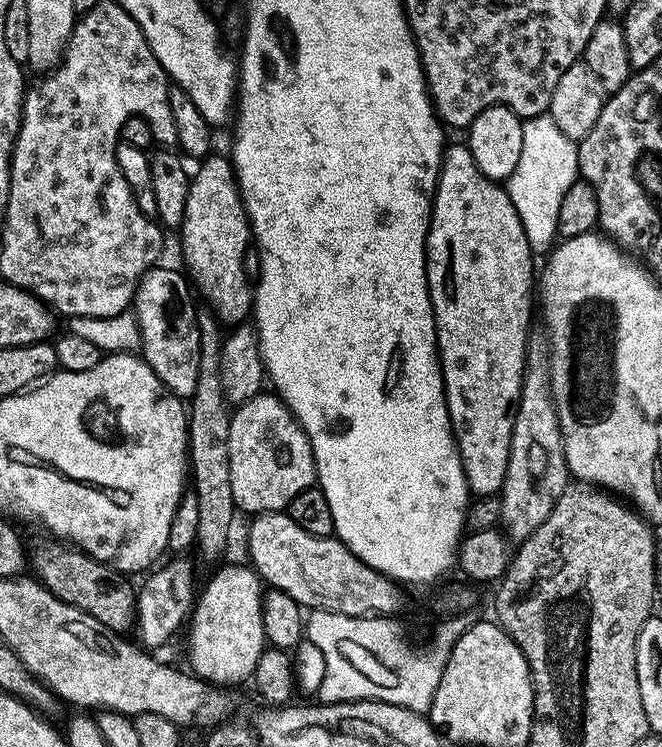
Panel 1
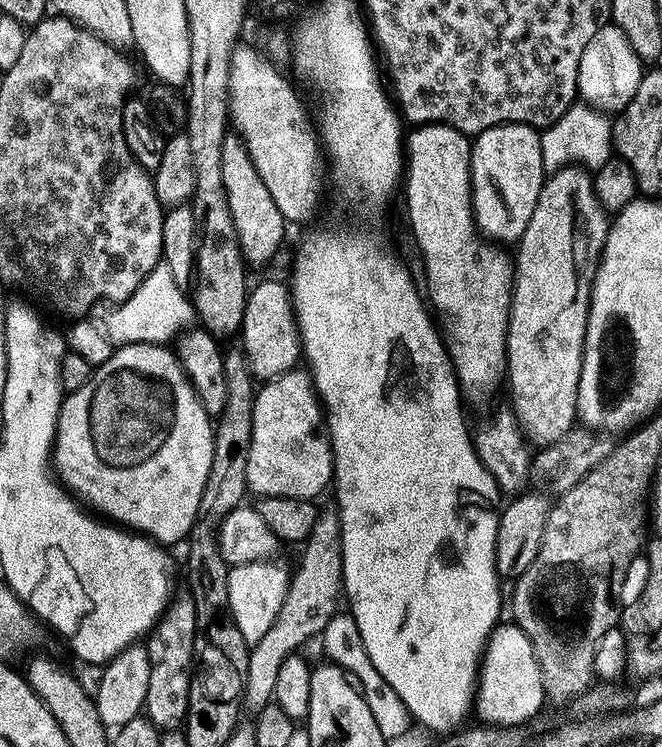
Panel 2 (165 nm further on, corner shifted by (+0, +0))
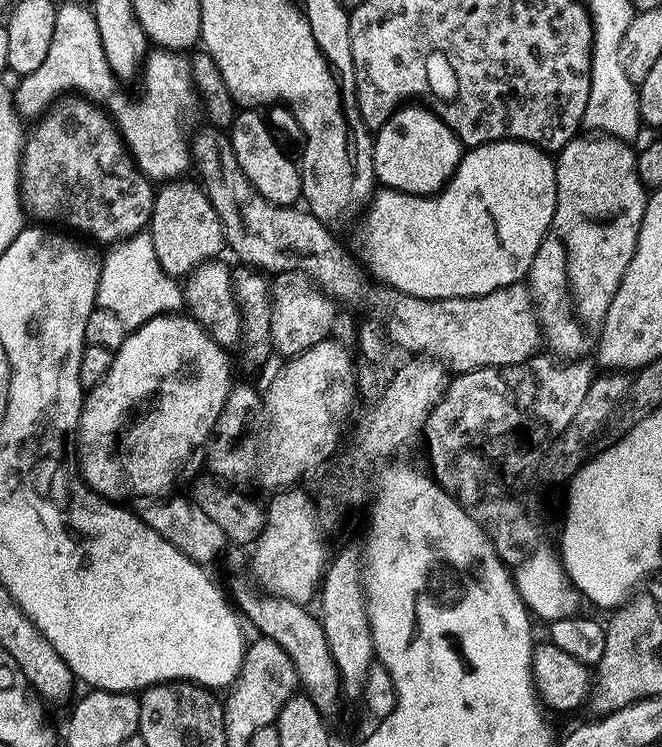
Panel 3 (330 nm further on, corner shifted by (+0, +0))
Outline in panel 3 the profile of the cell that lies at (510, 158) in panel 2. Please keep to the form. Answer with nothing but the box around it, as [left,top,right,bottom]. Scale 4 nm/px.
[360,140,556,300]

